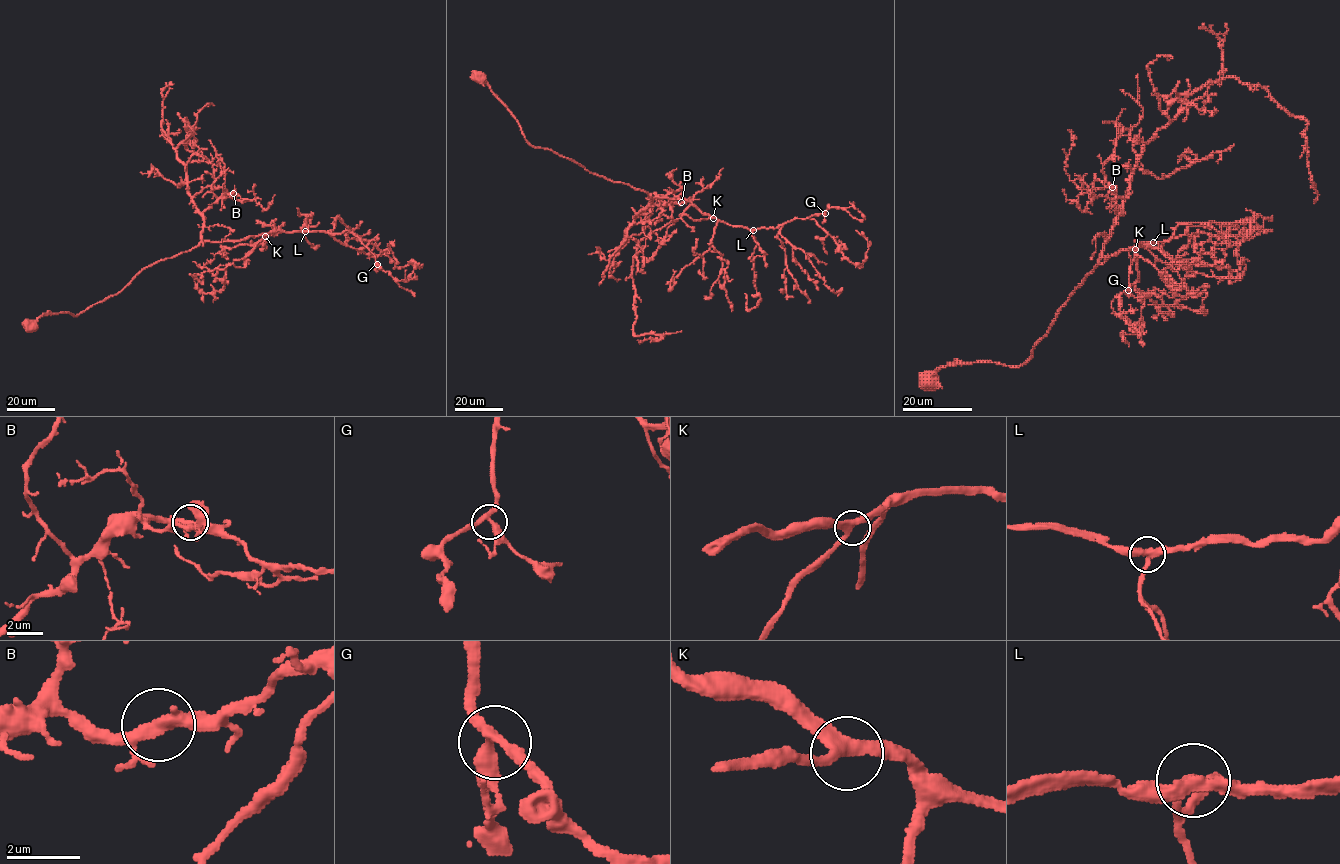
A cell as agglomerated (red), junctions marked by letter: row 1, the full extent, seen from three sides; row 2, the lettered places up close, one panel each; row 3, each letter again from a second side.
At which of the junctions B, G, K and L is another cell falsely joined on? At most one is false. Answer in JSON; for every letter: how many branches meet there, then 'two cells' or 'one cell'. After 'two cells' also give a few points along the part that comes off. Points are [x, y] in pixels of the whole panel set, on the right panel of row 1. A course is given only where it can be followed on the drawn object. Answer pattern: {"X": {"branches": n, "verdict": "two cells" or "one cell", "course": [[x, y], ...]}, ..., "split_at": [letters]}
{"B": {"branches": 3, "verdict": "one cell"}, "G": {"branches": 3, "verdict": "one cell"}, "K": {"branches": 3, "verdict": "one cell"}, "L": {"branches": 3, "verdict": "one cell"}, "split_at": []}

